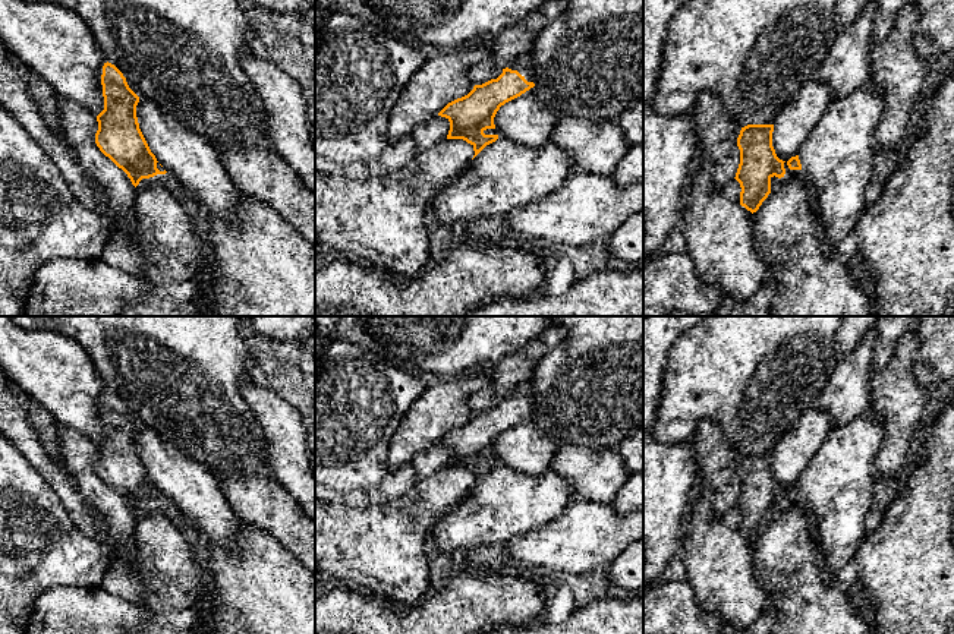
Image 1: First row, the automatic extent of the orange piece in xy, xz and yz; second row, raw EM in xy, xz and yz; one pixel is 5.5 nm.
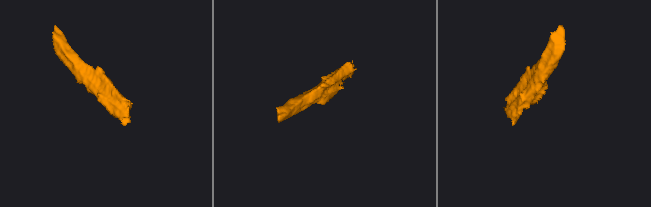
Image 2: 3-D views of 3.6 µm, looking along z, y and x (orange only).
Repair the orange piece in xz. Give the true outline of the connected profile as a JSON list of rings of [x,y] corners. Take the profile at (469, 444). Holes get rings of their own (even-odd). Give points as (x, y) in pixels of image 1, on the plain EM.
[[[532,391],[509,392],[498,397],[492,406],[475,413],[473,417],[448,430],[438,444],[450,450],[447,467],[463,467],[473,474],[473,486],[498,463],[485,463],[487,457],[495,457],[494,445],[501,433],[520,425],[535,414],[536,401]]]

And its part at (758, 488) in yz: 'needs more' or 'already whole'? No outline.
already whole

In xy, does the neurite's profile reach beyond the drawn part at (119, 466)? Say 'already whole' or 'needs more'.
already whole

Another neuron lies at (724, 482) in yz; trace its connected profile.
[[[705,419],[690,439],[695,447],[698,474],[714,492],[714,512],[721,515],[736,505],[740,492],[737,466],[742,455],[725,439],[721,426],[711,419]]]

